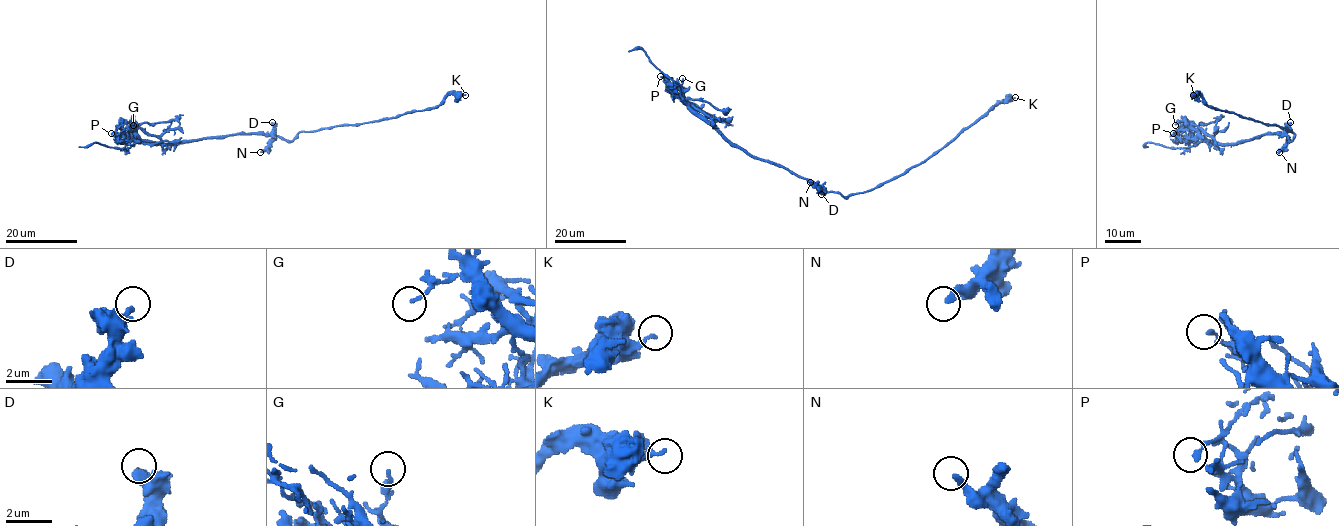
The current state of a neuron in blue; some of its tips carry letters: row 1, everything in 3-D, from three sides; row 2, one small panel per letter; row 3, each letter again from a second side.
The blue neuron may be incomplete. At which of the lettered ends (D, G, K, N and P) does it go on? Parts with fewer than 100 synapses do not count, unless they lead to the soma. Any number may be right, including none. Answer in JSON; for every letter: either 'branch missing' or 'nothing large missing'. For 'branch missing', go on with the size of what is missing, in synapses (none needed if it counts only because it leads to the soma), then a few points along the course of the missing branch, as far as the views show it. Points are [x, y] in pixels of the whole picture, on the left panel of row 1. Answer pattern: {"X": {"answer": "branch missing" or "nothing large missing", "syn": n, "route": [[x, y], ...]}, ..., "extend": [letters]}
{"D": {"answer": "nothing large missing"}, "G": {"answer": "nothing large missing"}, "K": {"answer": "nothing large missing"}, "N": {"answer": "nothing large missing"}, "P": {"answer": "nothing large missing"}, "extend": []}

